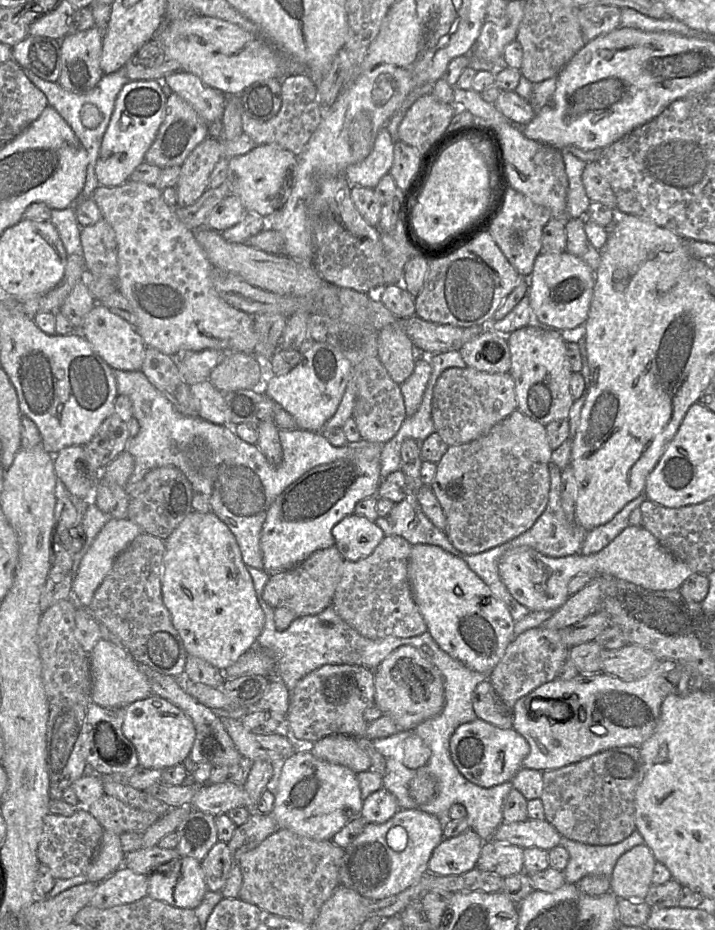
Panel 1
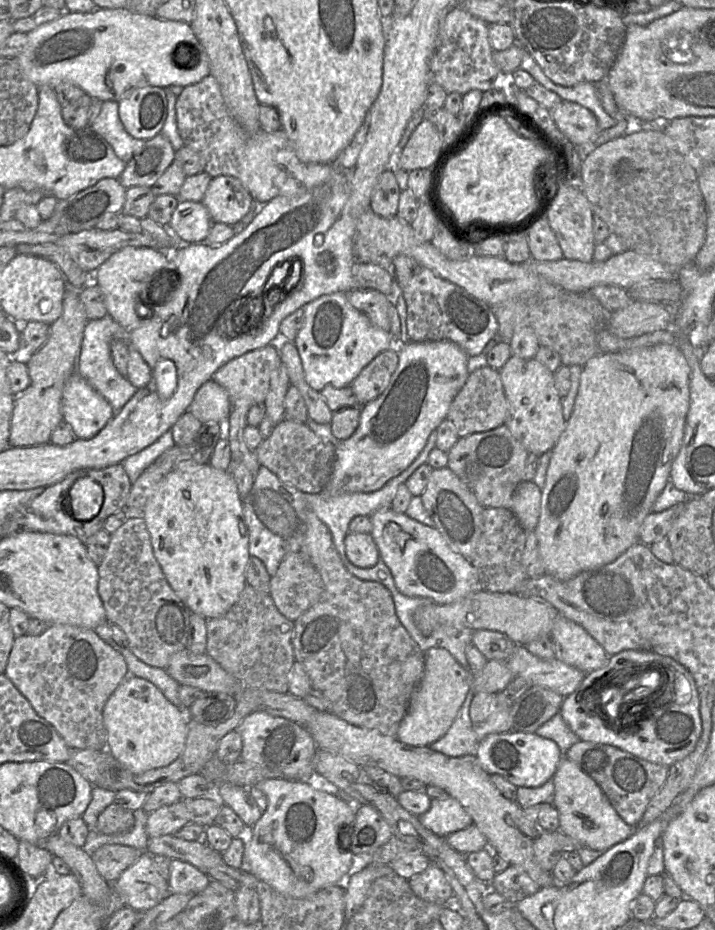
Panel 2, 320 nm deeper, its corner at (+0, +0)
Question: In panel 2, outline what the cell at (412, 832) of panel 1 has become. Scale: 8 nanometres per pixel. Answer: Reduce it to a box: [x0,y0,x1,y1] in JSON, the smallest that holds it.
[419,798,473,837]

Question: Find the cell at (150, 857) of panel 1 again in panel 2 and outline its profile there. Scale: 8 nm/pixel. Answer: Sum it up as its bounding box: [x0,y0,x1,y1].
[91,844,141,883]

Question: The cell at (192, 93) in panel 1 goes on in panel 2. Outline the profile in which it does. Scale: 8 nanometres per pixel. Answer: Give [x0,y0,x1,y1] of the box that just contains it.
[176,75,331,204]

